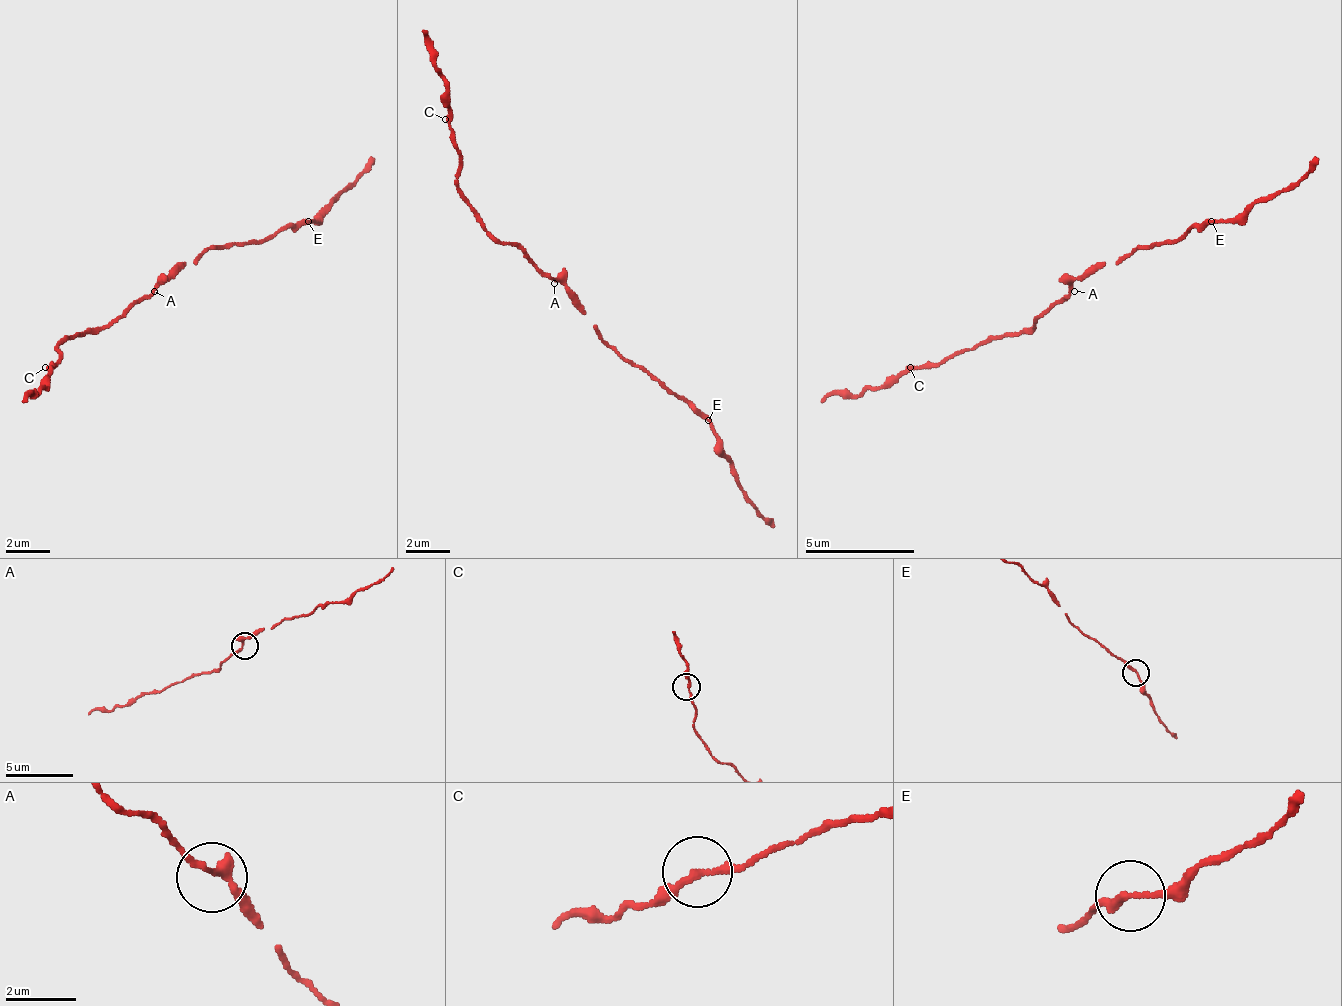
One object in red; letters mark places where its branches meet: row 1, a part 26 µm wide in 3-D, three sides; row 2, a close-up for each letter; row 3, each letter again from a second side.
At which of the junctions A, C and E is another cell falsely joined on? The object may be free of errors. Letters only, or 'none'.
none

